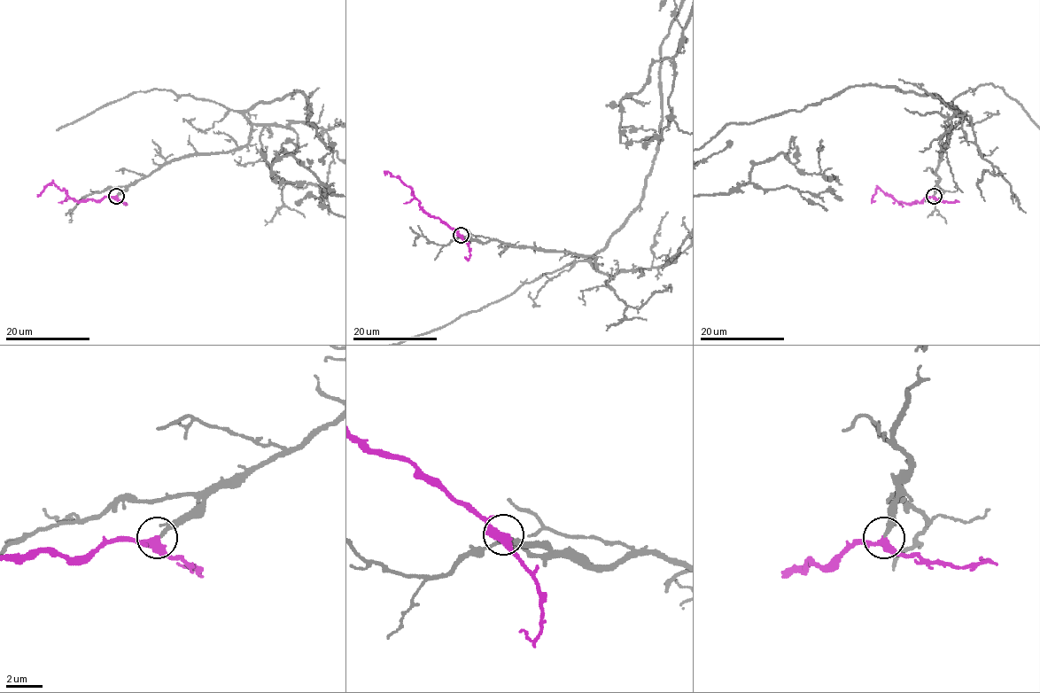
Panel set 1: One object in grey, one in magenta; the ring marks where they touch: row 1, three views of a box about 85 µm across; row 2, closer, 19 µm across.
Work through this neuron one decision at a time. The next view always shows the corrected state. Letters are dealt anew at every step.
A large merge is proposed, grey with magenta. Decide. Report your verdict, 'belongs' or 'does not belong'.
belongs

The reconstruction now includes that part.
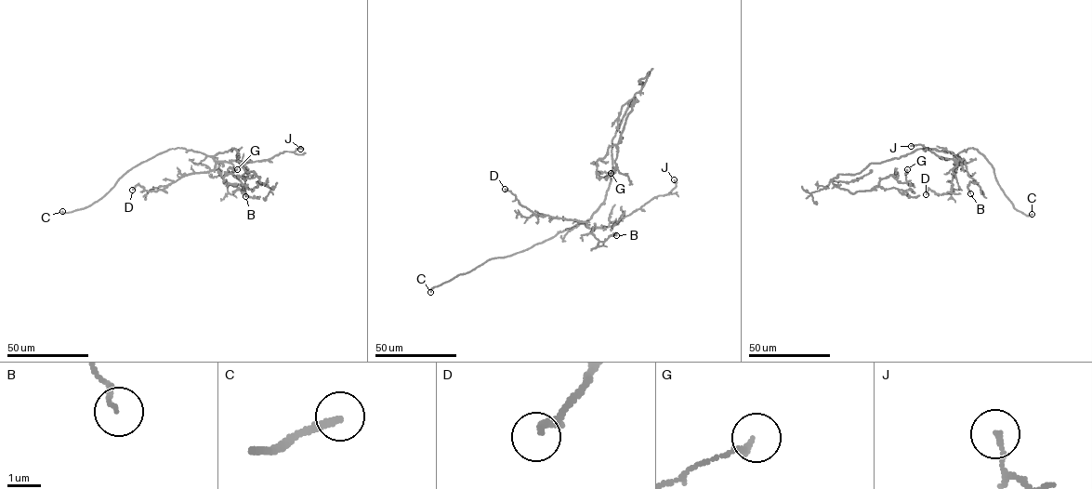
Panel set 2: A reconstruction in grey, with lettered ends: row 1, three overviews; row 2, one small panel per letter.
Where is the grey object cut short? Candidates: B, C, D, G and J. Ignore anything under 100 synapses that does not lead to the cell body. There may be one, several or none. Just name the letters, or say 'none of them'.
C

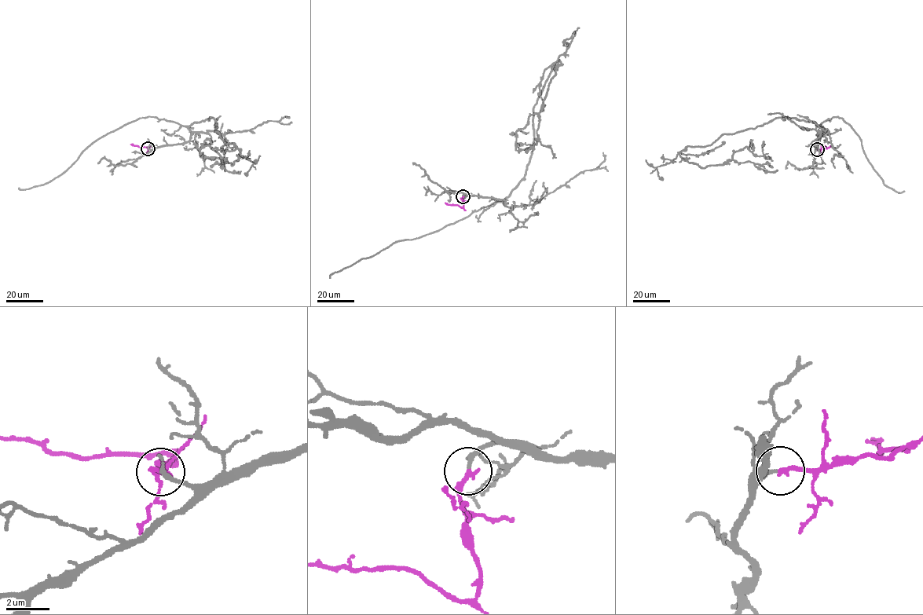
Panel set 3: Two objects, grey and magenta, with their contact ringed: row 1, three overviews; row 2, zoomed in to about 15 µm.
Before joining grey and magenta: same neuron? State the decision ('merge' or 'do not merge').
merge

